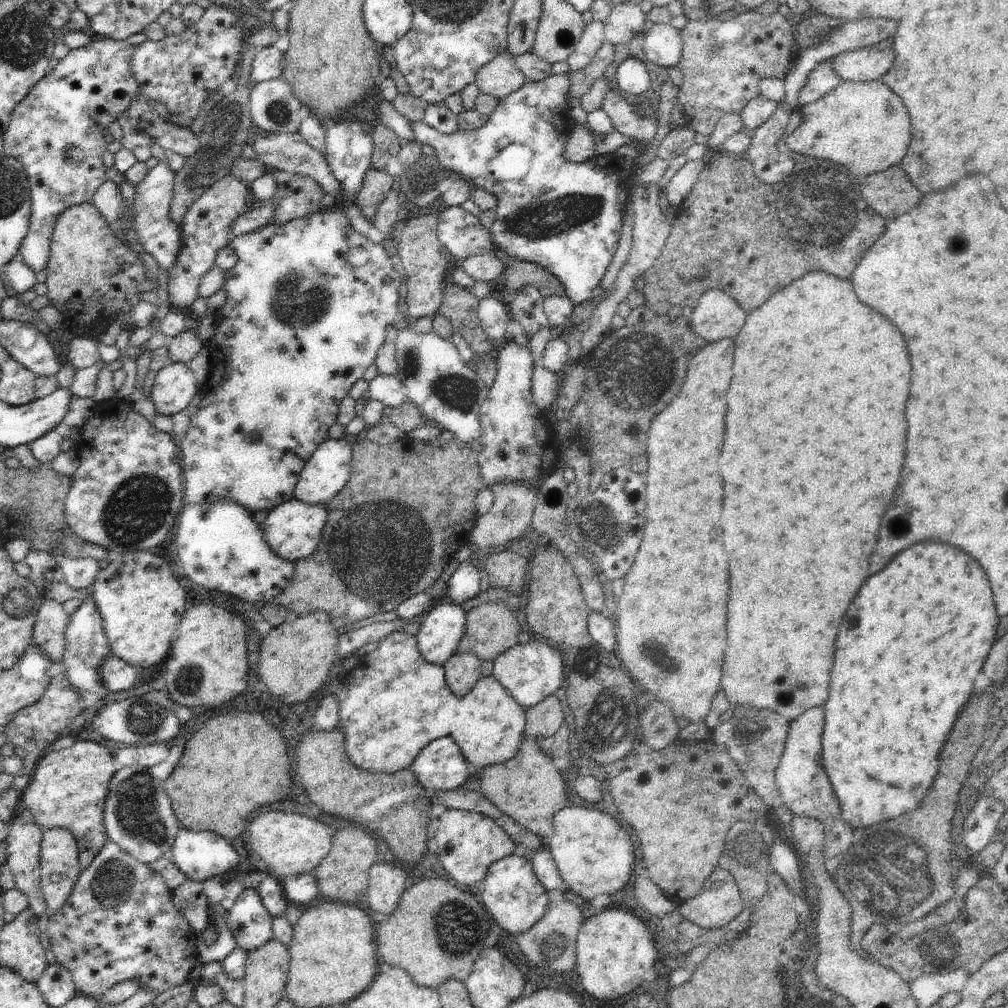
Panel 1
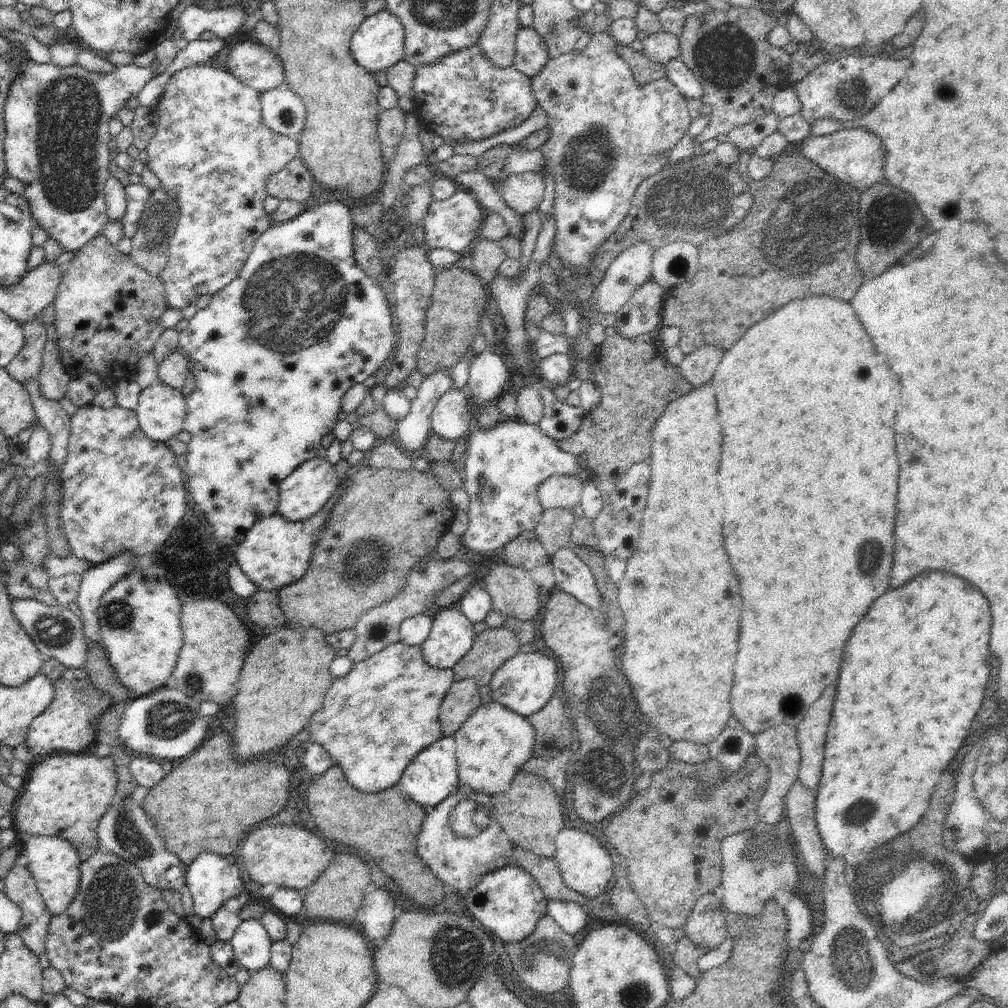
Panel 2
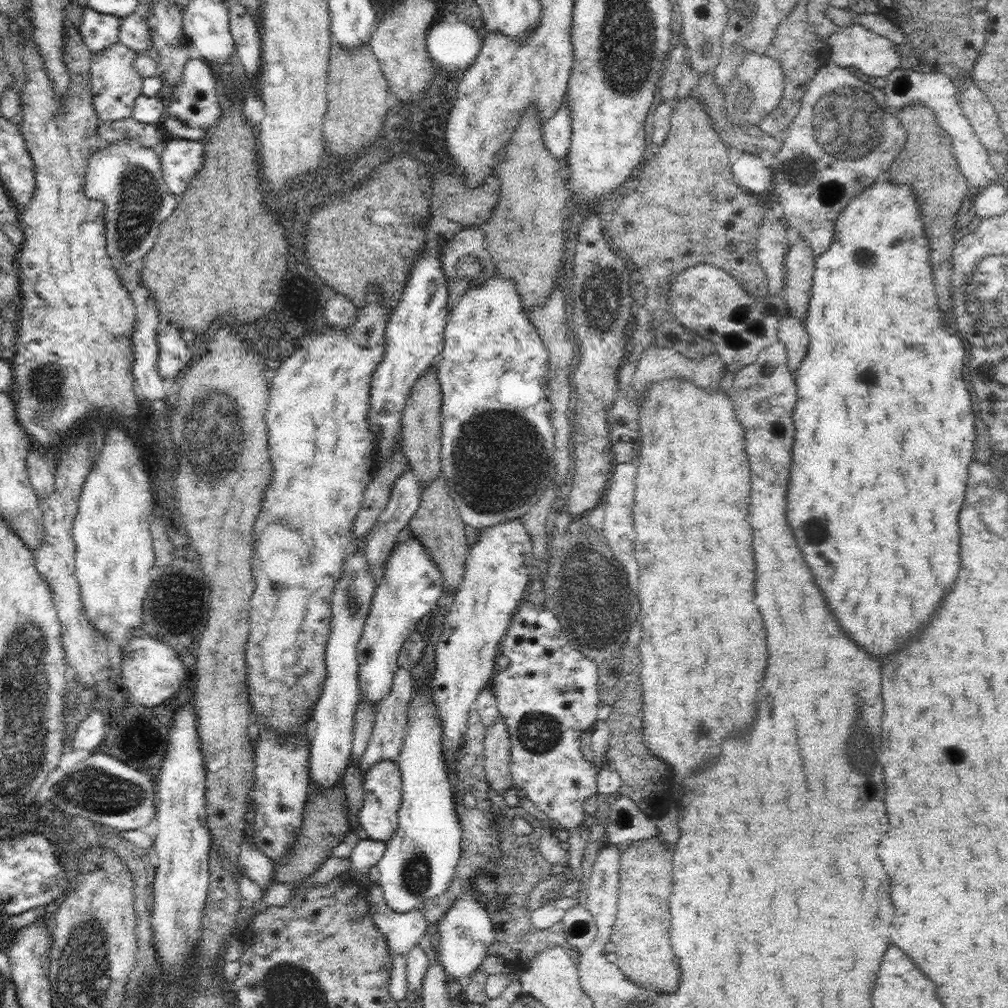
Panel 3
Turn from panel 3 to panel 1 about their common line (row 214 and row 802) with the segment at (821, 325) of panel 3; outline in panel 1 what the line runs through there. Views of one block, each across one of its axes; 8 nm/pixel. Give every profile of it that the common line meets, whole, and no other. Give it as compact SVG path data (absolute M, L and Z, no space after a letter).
M922 542L918 546L908 548L906 552L898 554L888 568L884 568L880 574L872 576L860 592L856 594L854 602L850 604L848 612L842 618L838 638L836 638L836 658L834 658L834 668L830 674L830 698L825 702L826 718L824 730L821 736L823 746L823 765L826 774L831 780L834 794L840 801L842 818L844 824L852 830L858 828L869 828L874 824L895 820L908 812L914 812L926 797L926 792L930 790L934 776L938 774L940 768L940 752L942 746L948 740L948 734L962 712L962 708L968 704L970 694L974 690L974 680L976 674L980 672L990 648L994 646L994 636L998 628L998 614L994 608L994 596L990 590L990 582L986 578L986 572L982 566L962 550L948 546L948 544L934 544L934 542Z

